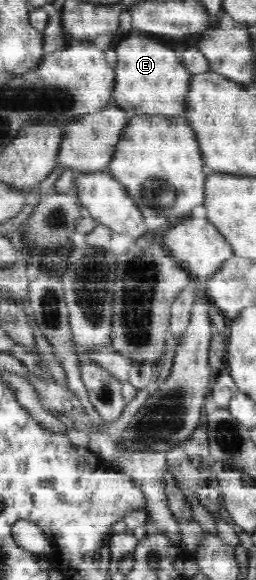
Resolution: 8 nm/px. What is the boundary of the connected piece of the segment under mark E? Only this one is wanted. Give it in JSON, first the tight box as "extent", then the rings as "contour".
{"extent":[113,32,192,116],"contour":[[[132,32],[126,39],[119,42],[114,48],[117,54],[117,84],[113,97],[115,97],[116,106],[122,107],[130,112],[130,115],[164,115],[176,116],[183,115],[188,110],[189,84],[192,83],[192,73],[181,64],[181,58],[177,56],[175,50],[169,46],[163,46],[160,42],[147,40],[146,34],[137,34]]]}

